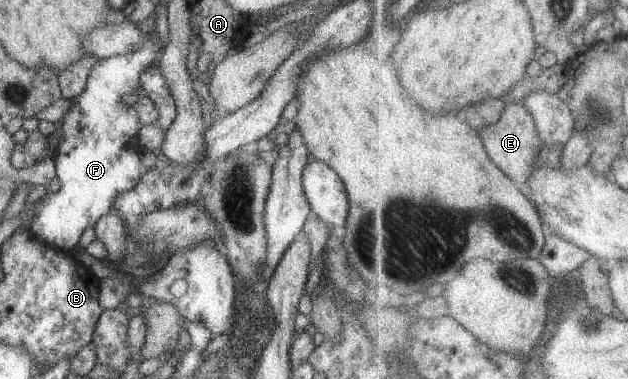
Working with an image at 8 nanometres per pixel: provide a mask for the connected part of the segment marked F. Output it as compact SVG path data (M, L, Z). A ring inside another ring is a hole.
M151 16L138 24L141 32L145 34L145 40L135 52L97 60L89 74L84 92L72 99L73 104L69 112L54 124L56 132L52 137L55 140L52 160L55 162L56 177L61 182L61 189L55 193L49 192L44 197L37 206L37 214L30 225L32 235L52 248L72 252L83 232L94 228L101 216L114 212L112 207L115 196L131 190L141 180L144 168L139 156L145 149L139 145L138 132L144 125L137 116L137 110L123 102L123 96L136 93L140 86L141 72L159 62L164 46L156 30L155 18L156 16Z

